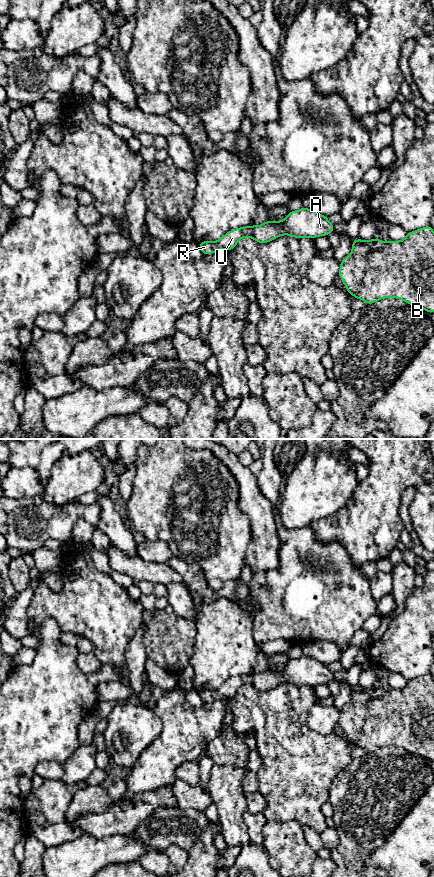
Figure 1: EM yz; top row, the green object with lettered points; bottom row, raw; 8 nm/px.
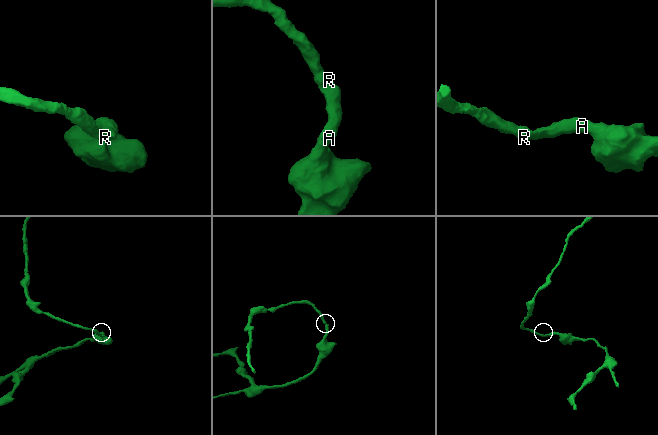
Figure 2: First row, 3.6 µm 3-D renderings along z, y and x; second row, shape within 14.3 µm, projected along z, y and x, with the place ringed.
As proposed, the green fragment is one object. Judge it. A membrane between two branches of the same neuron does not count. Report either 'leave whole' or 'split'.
leave whole

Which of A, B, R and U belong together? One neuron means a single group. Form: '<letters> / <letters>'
A B R U

